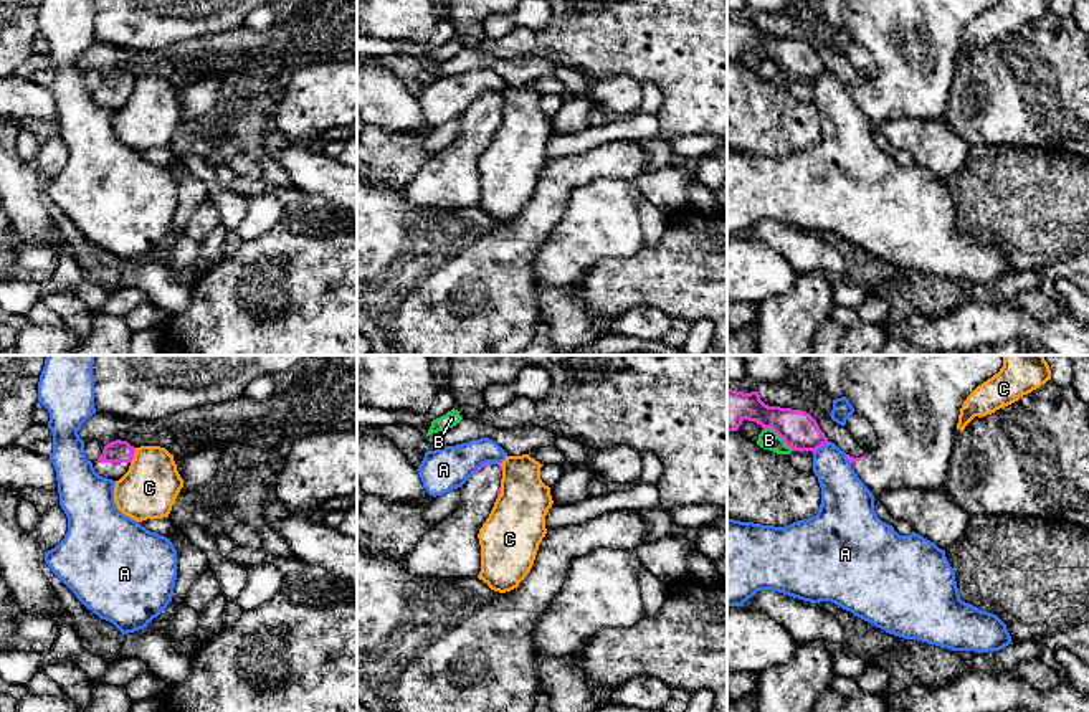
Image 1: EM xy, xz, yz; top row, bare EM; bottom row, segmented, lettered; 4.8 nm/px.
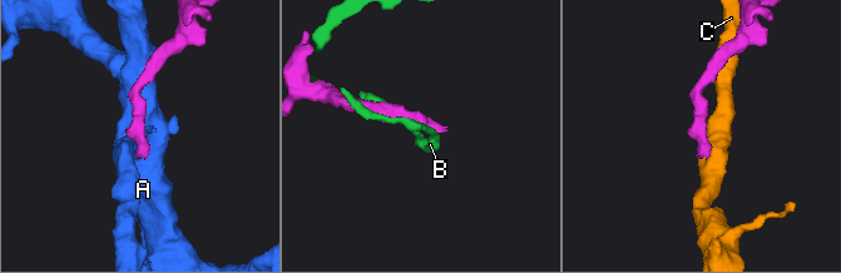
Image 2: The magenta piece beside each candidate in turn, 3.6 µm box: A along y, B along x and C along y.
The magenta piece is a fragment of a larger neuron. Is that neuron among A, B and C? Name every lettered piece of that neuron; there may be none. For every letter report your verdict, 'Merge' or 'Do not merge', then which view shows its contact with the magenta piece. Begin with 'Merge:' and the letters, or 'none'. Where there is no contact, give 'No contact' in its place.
Merge: none
A: Do not merge. Touches magenta in yz
B: Do not merge. Touches magenta in yz
C: Do not merge. Touches magenta in xy

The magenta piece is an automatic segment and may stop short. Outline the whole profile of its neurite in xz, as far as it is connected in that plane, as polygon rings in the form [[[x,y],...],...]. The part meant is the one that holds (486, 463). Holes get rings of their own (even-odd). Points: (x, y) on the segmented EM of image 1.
[[[501,463],[483,464],[463,486],[458,509],[435,524],[403,557],[413,577],[456,578],[481,572],[479,529],[501,494]]]

